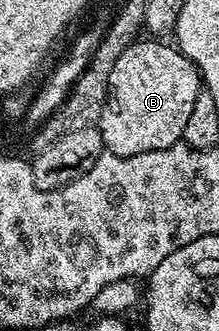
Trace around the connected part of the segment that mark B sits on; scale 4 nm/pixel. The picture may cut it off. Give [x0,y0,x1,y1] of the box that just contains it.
[99,40,202,158]

